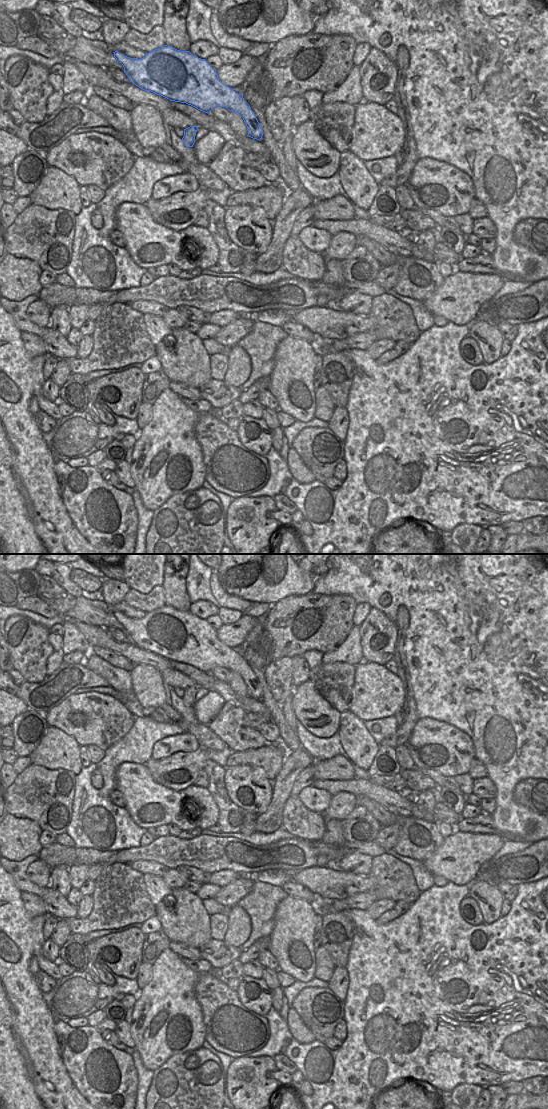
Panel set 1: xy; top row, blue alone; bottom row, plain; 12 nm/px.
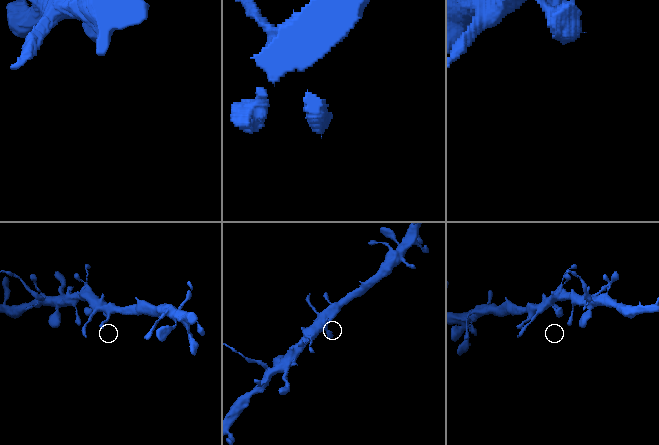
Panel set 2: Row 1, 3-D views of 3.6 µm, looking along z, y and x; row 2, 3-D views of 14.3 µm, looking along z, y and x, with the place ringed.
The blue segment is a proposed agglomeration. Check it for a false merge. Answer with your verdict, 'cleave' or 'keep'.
keep

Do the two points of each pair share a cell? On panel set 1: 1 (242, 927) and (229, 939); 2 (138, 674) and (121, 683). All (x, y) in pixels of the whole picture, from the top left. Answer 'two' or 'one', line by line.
1: one
2: two

